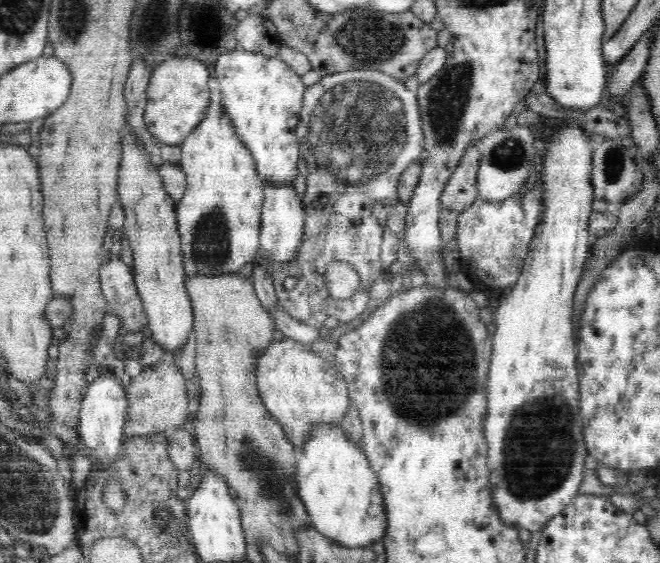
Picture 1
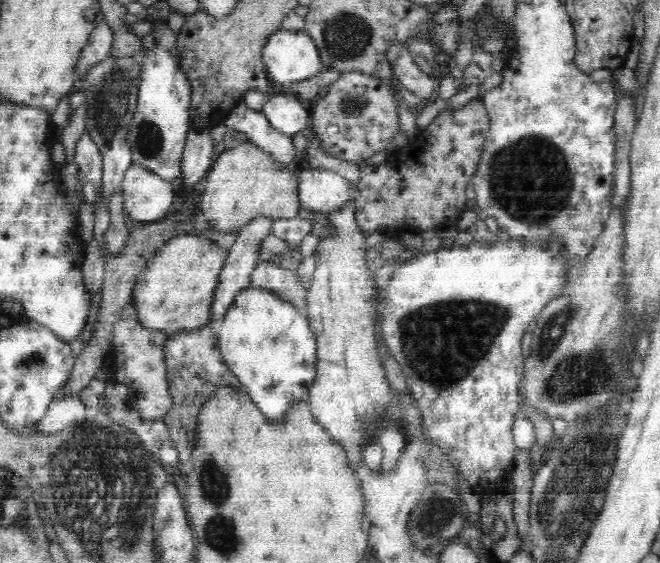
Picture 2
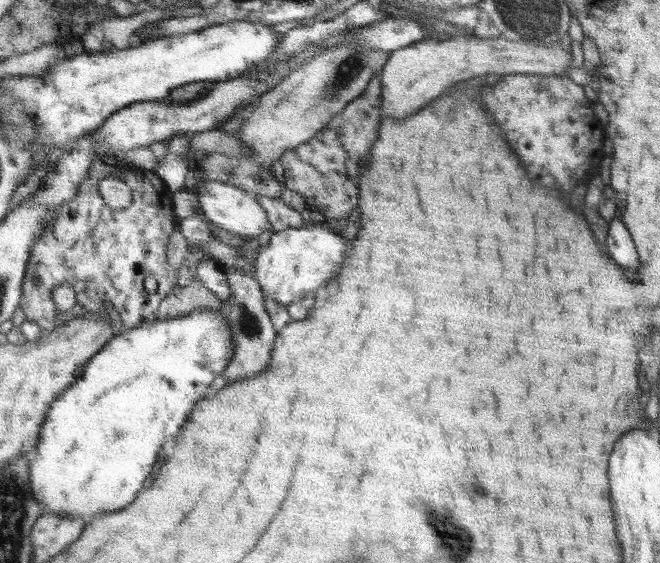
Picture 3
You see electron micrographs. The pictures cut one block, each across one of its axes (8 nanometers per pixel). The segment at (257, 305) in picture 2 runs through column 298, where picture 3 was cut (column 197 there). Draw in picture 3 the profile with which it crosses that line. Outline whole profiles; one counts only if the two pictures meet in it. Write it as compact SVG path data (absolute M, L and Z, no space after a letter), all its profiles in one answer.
M222 310L192 311L192 313L174 320L158 320L150 325L146 324L129 330L124 329L122 334L114 337L92 361L87 362L82 378L78 379L54 402L53 408L50 409L48 418L45 420L40 444L35 451L30 453L32 492L34 498L45 504L47 512L55 512L65 516L83 516L89 525L95 521L98 514L103 516L103 514L117 512L117 510L122 510L122 508L134 504L134 500L138 498L138 494L146 486L146 478L150 478L154 466L158 464L158 458L160 458L160 452L166 444L166 438L177 436L180 433L181 426L189 420L189 414L192 412L193 406L202 399L204 390L212 386L214 380L220 377L228 366L234 352L229 325L230 323L226 321L226 316L222 313Z

